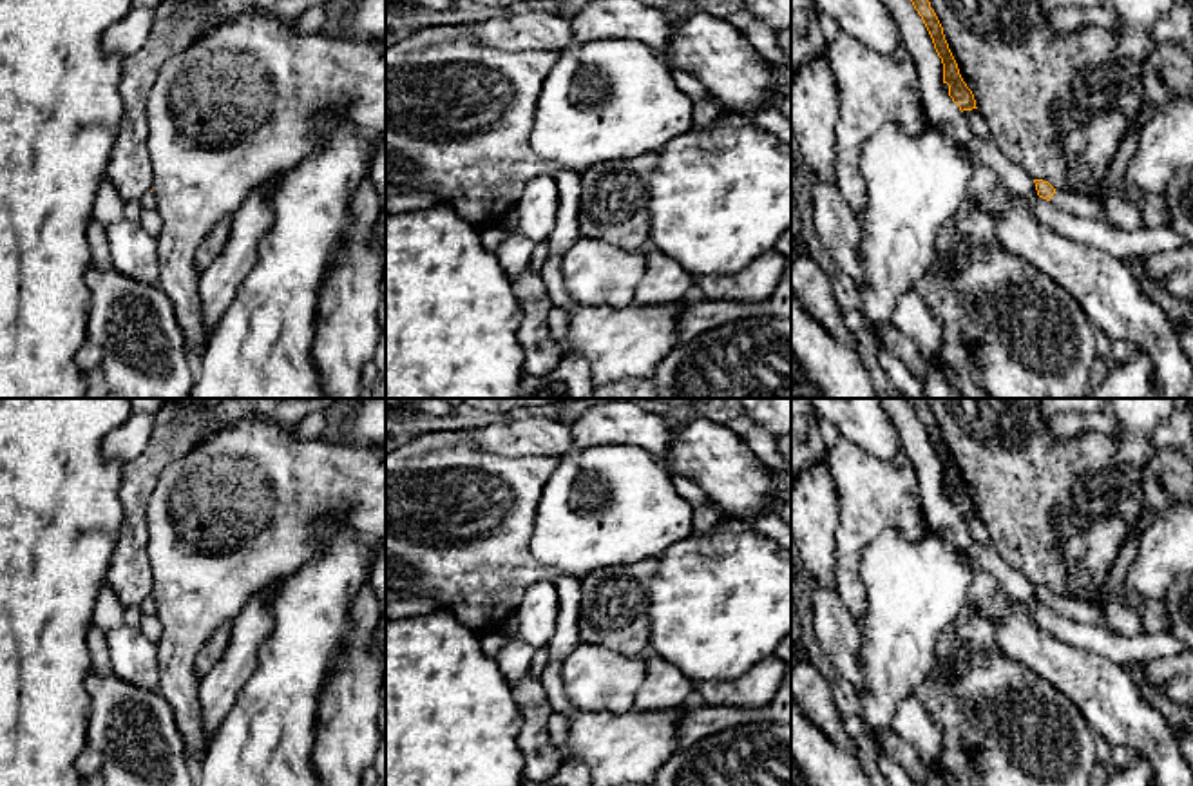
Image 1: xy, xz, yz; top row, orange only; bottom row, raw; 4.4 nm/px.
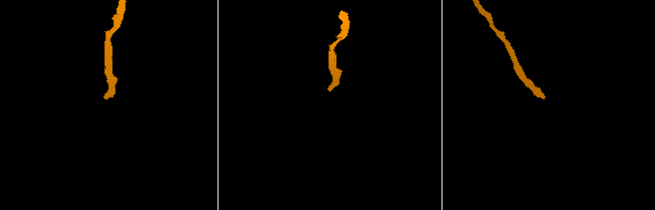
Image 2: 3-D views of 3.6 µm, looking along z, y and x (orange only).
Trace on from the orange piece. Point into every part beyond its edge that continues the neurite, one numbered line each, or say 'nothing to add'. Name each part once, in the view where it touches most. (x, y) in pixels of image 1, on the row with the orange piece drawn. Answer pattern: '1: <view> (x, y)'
1: yz (1081, 207)

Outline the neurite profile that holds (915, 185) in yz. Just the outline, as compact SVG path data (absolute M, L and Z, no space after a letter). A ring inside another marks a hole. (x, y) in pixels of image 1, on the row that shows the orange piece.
M925 121L916 136L896 123L885 123L862 145L860 172L865 181L865 205L856 212L862 228L858 255L864 268L860 308L873 328L891 322L896 301L916 290L932 266L940 230L969 201L972 167L963 145Z

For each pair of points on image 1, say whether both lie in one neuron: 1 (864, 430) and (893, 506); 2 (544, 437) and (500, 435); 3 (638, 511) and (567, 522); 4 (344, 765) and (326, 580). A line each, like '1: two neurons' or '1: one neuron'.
1: two neurons
2: one neuron
3: one neuron
4: two neurons

